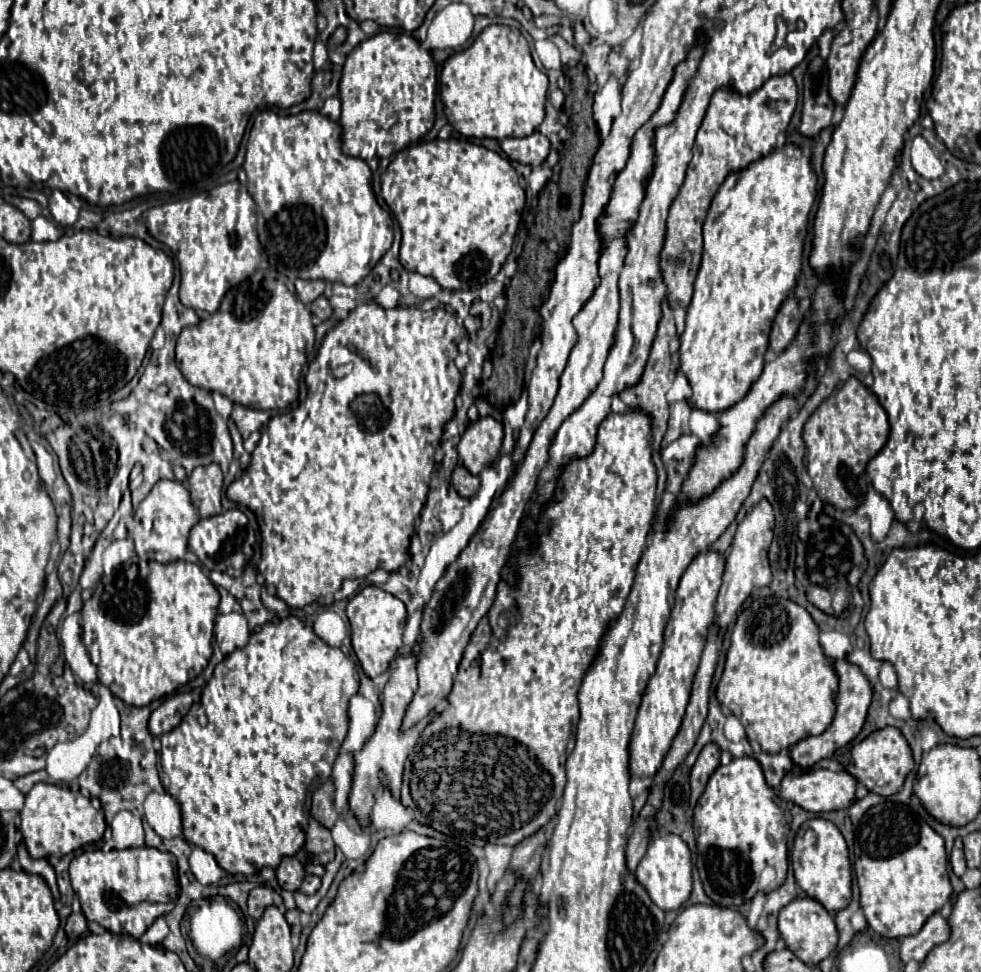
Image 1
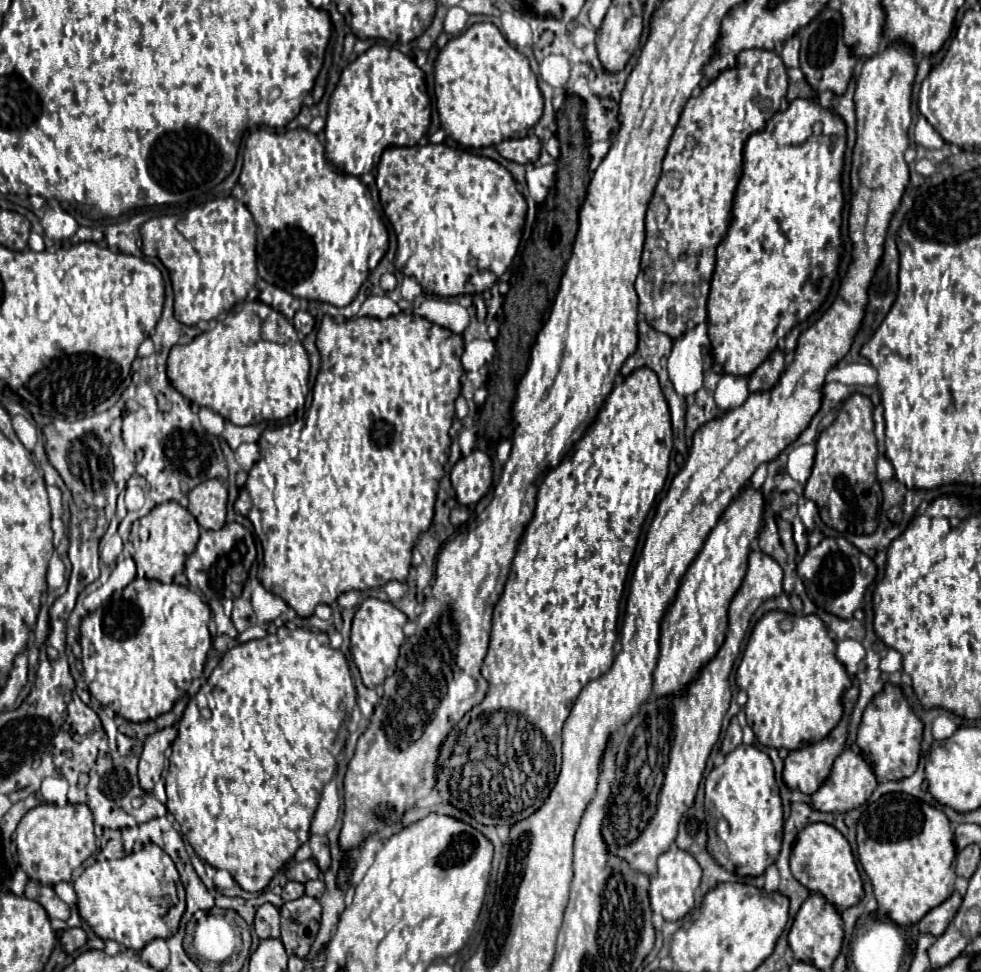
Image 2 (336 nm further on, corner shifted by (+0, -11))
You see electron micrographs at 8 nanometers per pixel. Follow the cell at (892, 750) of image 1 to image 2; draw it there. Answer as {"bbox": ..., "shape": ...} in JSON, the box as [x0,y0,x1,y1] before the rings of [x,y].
{"bbox":[856,683,924,781],"shape":[[[884,683],[884,689],[868,703],[864,711],[856,743],[860,751],[864,753],[864,757],[872,763],[872,769],[878,775],[878,779],[896,781],[916,771],[918,757],[920,757],[922,731],[924,731],[924,723],[910,709],[902,689],[898,685]]]}

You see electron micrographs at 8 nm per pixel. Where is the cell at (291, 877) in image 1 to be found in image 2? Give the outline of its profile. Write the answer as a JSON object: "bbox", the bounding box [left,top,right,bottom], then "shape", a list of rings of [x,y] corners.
{"bbox":[282,881,304,901],"shape":[[[290,881],[290,883],[286,883],[284,889],[282,889],[282,899],[284,899],[284,901],[294,901],[294,899],[298,899],[298,897],[302,897],[302,895],[304,895],[304,885],[302,885],[302,883]]]}

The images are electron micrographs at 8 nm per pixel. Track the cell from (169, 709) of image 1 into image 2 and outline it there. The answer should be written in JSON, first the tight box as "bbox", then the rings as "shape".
{"bbox":[138,727,176,793],"shape":[[[166,727],[146,739],[144,751],[140,755],[140,769],[138,769],[140,787],[146,793],[152,793],[154,785],[158,783],[164,770],[164,761],[166,761],[164,751],[170,747],[174,737],[176,737],[176,727]]]}

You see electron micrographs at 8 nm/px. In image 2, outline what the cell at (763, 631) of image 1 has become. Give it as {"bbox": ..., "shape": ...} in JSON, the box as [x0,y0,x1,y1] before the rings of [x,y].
{"bbox":[736,611,852,751],"shape":[[[770,611],[750,633],[736,685],[748,693],[746,717],[758,741],[788,751],[816,743],[836,727],[842,717],[842,695],[852,685],[846,667],[834,657],[836,643],[816,615],[794,617]]]}

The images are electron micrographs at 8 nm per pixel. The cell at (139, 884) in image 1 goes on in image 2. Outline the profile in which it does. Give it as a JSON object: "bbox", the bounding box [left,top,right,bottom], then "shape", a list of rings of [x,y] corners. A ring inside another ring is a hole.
{"bbox":[74,843,186,951],"shape":[[[148,843],[140,851],[134,851],[122,859],[94,861],[74,881],[78,913],[84,923],[100,939],[114,939],[134,951],[140,951],[152,939],[168,939],[178,931],[180,917],[186,909],[182,889],[178,887],[180,875],[174,861],[154,843]],[[174,907],[180,907],[180,911],[174,913]]]}

